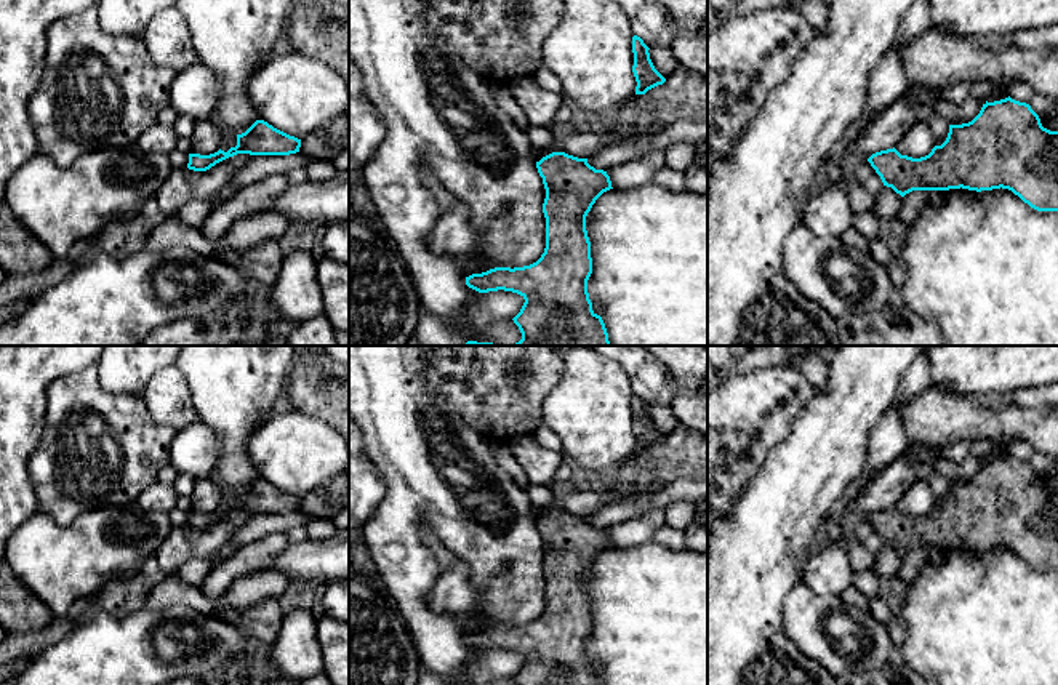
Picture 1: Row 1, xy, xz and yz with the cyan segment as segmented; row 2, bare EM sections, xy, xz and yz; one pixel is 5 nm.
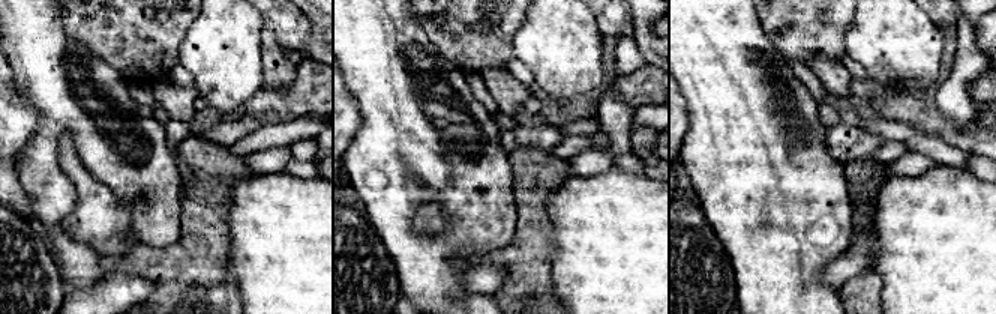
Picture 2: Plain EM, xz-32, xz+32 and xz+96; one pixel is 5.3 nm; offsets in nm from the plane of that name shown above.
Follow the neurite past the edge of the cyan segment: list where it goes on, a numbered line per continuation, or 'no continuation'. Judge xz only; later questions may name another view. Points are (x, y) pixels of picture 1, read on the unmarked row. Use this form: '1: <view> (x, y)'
1: xz (578, 503)

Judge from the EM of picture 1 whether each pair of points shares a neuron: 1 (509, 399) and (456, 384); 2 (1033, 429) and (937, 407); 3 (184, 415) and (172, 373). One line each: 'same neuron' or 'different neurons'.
1: same neuron
2: same neuron
3: same neuron

